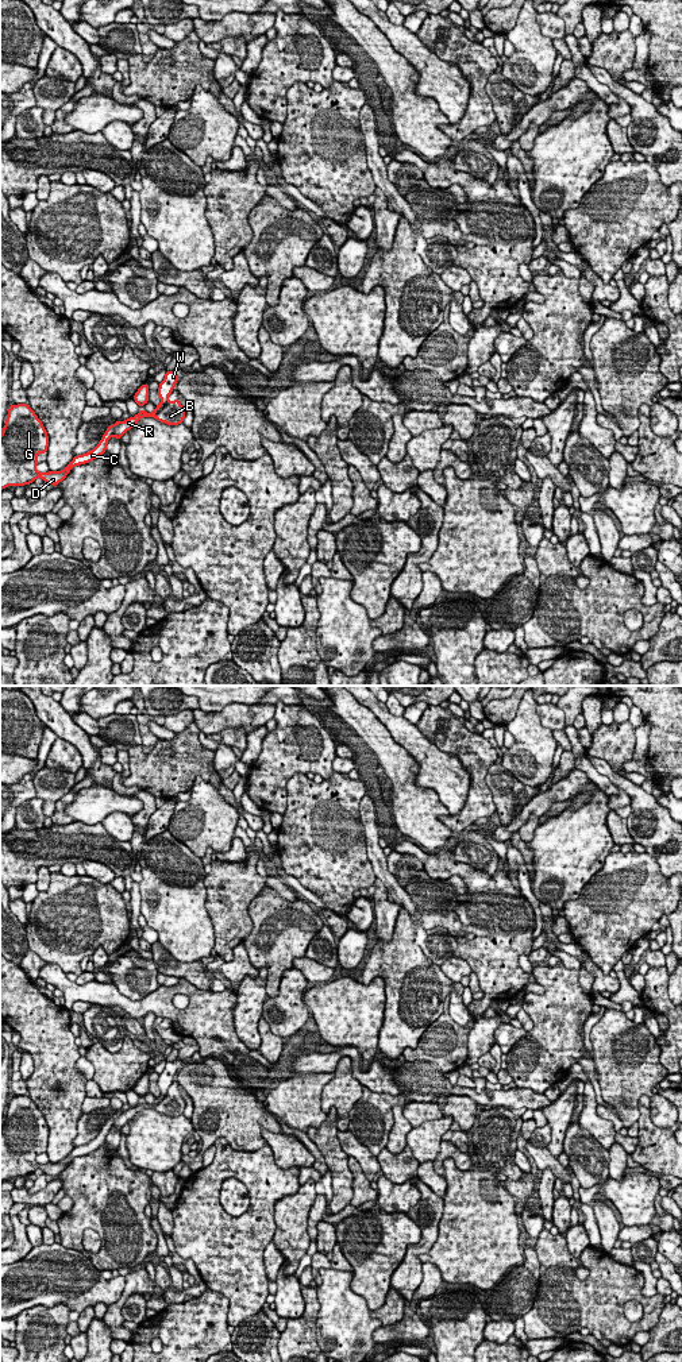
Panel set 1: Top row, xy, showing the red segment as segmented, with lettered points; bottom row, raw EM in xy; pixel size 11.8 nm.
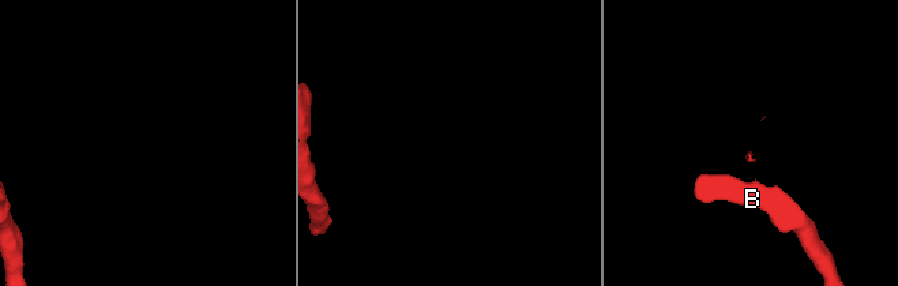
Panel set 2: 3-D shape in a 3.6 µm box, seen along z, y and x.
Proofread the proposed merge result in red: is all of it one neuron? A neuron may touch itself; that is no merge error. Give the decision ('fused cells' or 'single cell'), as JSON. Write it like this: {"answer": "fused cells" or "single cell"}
{"answer": "fused cells"}

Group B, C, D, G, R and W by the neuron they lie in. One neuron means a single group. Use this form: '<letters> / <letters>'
B C / D G R W

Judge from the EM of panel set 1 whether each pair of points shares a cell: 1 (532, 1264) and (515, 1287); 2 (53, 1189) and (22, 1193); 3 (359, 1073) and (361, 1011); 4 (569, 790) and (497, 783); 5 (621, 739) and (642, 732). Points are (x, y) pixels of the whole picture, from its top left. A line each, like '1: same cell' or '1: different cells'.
1: same cell
2: same cell
3: different cells
4: different cells
5: different cells

